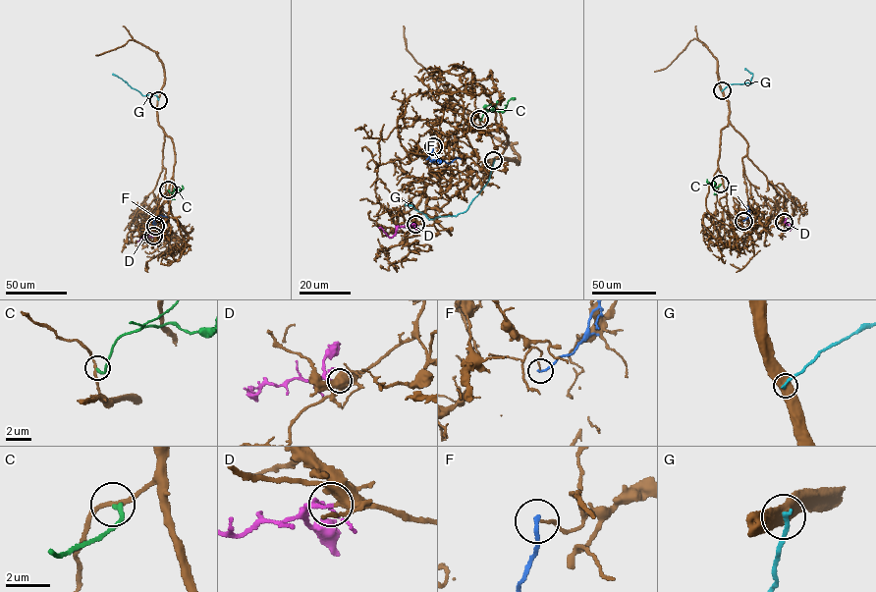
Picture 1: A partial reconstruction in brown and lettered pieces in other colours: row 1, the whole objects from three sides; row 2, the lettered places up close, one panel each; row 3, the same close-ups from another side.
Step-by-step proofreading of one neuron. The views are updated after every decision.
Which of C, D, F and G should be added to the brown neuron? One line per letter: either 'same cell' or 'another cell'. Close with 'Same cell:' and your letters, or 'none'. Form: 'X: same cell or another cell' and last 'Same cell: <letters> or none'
C: another cell
D: same cell
F: another cell
G: another cell
Same cell: D

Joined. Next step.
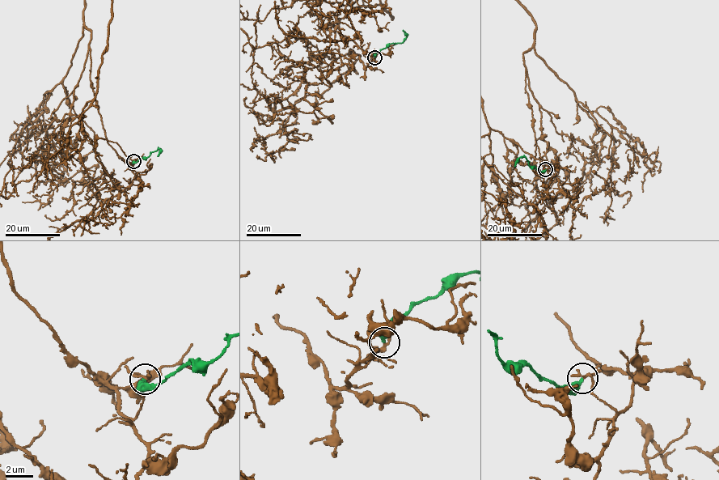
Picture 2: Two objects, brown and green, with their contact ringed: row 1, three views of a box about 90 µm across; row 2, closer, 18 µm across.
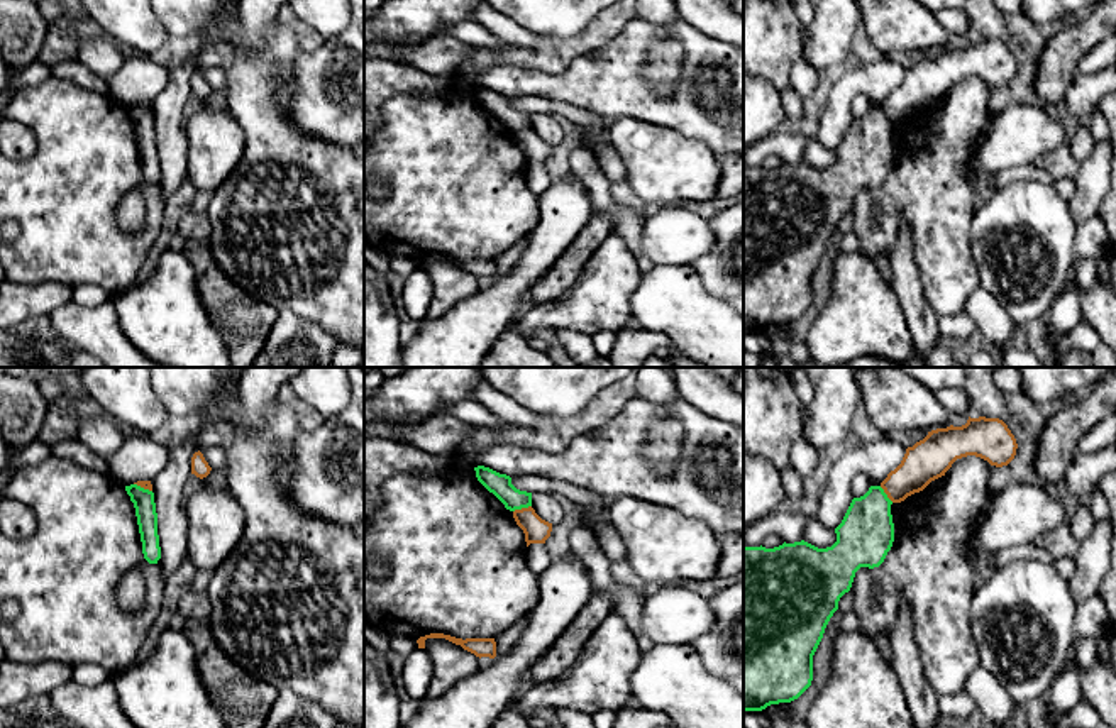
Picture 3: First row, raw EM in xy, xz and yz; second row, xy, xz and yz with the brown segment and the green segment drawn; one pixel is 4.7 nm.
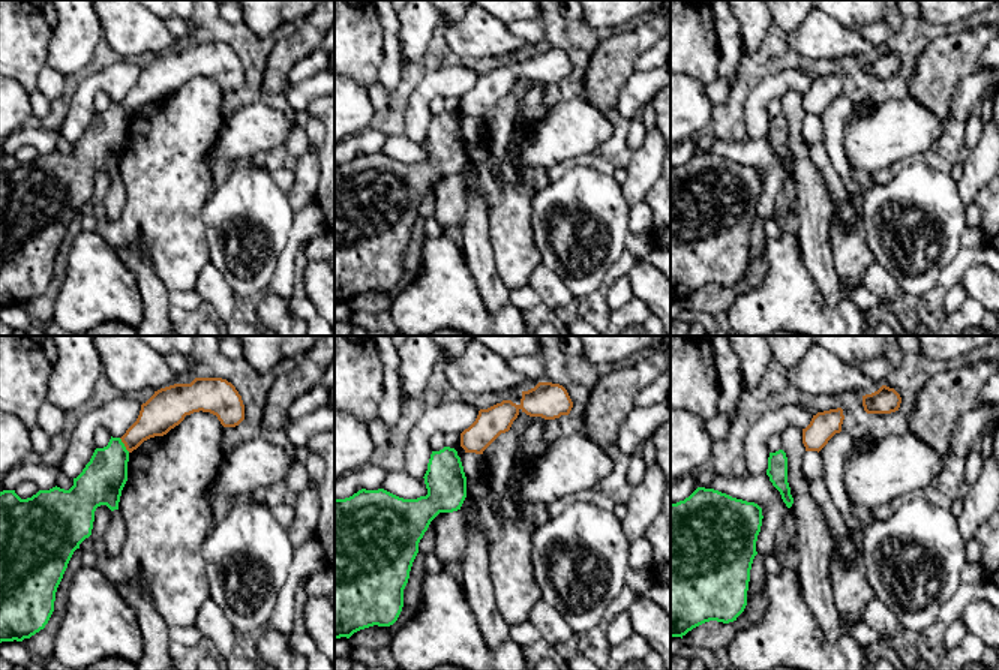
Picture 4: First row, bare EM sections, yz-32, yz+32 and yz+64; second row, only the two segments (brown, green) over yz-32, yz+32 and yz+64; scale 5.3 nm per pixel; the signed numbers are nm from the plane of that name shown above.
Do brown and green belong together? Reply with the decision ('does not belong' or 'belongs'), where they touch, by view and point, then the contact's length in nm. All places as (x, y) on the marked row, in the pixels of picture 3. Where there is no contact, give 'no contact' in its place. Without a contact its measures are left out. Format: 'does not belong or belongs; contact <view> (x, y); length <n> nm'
does not belong; contact xz (522, 508); length 90 nm

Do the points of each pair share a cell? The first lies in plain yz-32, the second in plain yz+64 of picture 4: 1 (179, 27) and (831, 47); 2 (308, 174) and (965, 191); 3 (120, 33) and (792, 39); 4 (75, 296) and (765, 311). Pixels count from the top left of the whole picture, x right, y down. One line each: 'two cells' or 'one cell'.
1: two cells
2: one cell
3: one cell
4: one cell

